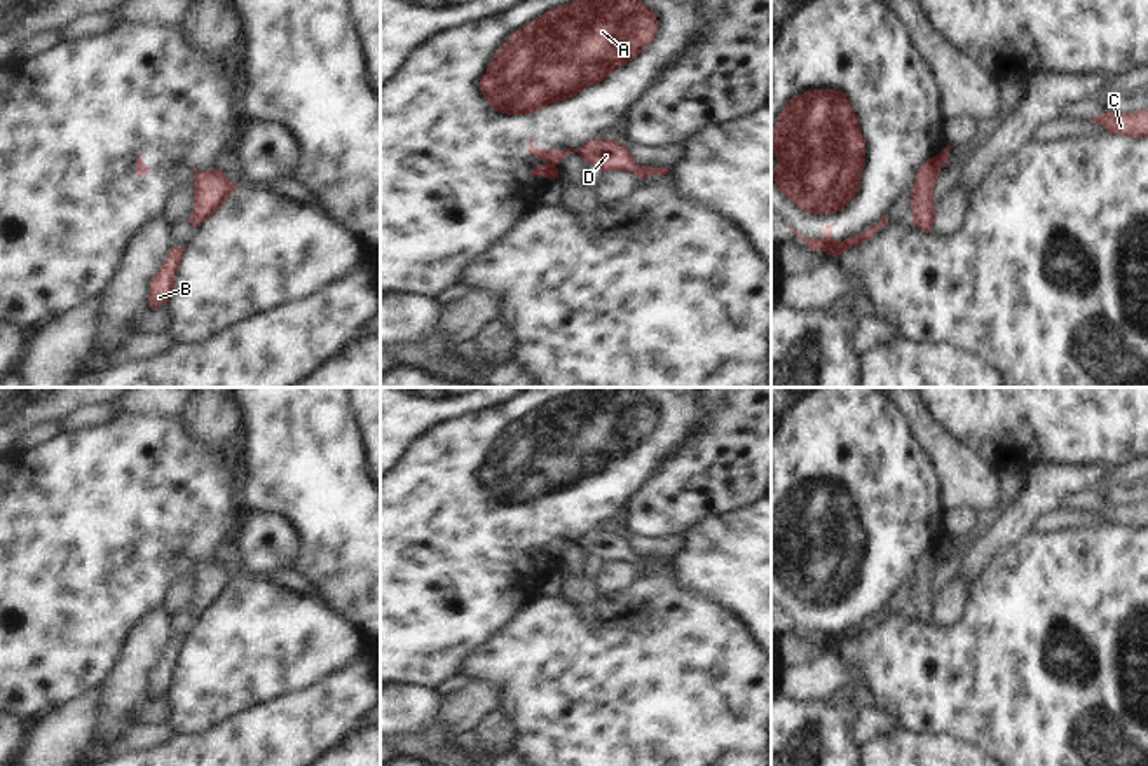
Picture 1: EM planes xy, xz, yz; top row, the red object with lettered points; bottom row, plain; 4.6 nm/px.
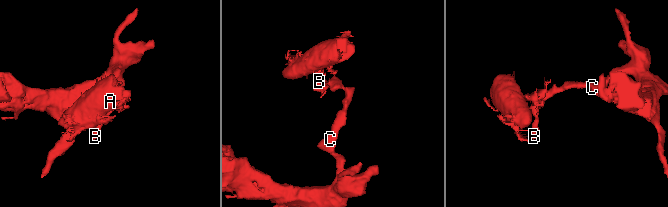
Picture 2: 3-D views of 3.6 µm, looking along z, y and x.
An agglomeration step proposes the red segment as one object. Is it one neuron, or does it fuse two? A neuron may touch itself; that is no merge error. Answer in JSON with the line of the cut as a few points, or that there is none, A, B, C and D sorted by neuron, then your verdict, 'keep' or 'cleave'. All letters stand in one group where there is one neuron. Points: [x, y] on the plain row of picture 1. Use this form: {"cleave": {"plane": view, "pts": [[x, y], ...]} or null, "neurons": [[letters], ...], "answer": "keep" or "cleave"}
{"cleave": {"plane": "yz", "pts": [[922, 559], [916, 566]]}, "neurons": [["A"], ["B", "C", "D"]], "answer": "cleave"}

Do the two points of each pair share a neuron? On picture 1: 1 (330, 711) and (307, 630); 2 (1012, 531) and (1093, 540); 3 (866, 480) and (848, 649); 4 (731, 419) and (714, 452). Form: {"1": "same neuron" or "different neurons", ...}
{"1": "different neurons", "2": "different neurons", "3": "different neurons", "4": "same neuron"}

